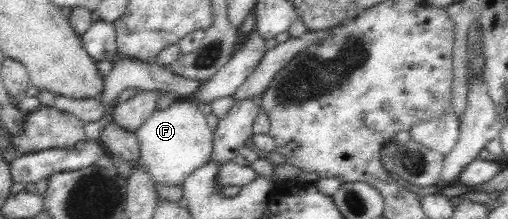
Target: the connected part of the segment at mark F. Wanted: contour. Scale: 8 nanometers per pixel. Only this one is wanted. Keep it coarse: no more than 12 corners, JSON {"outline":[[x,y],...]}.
{"outline":[[177,98],[135,132],[156,186],[182,188],[213,157],[199,106]]}

